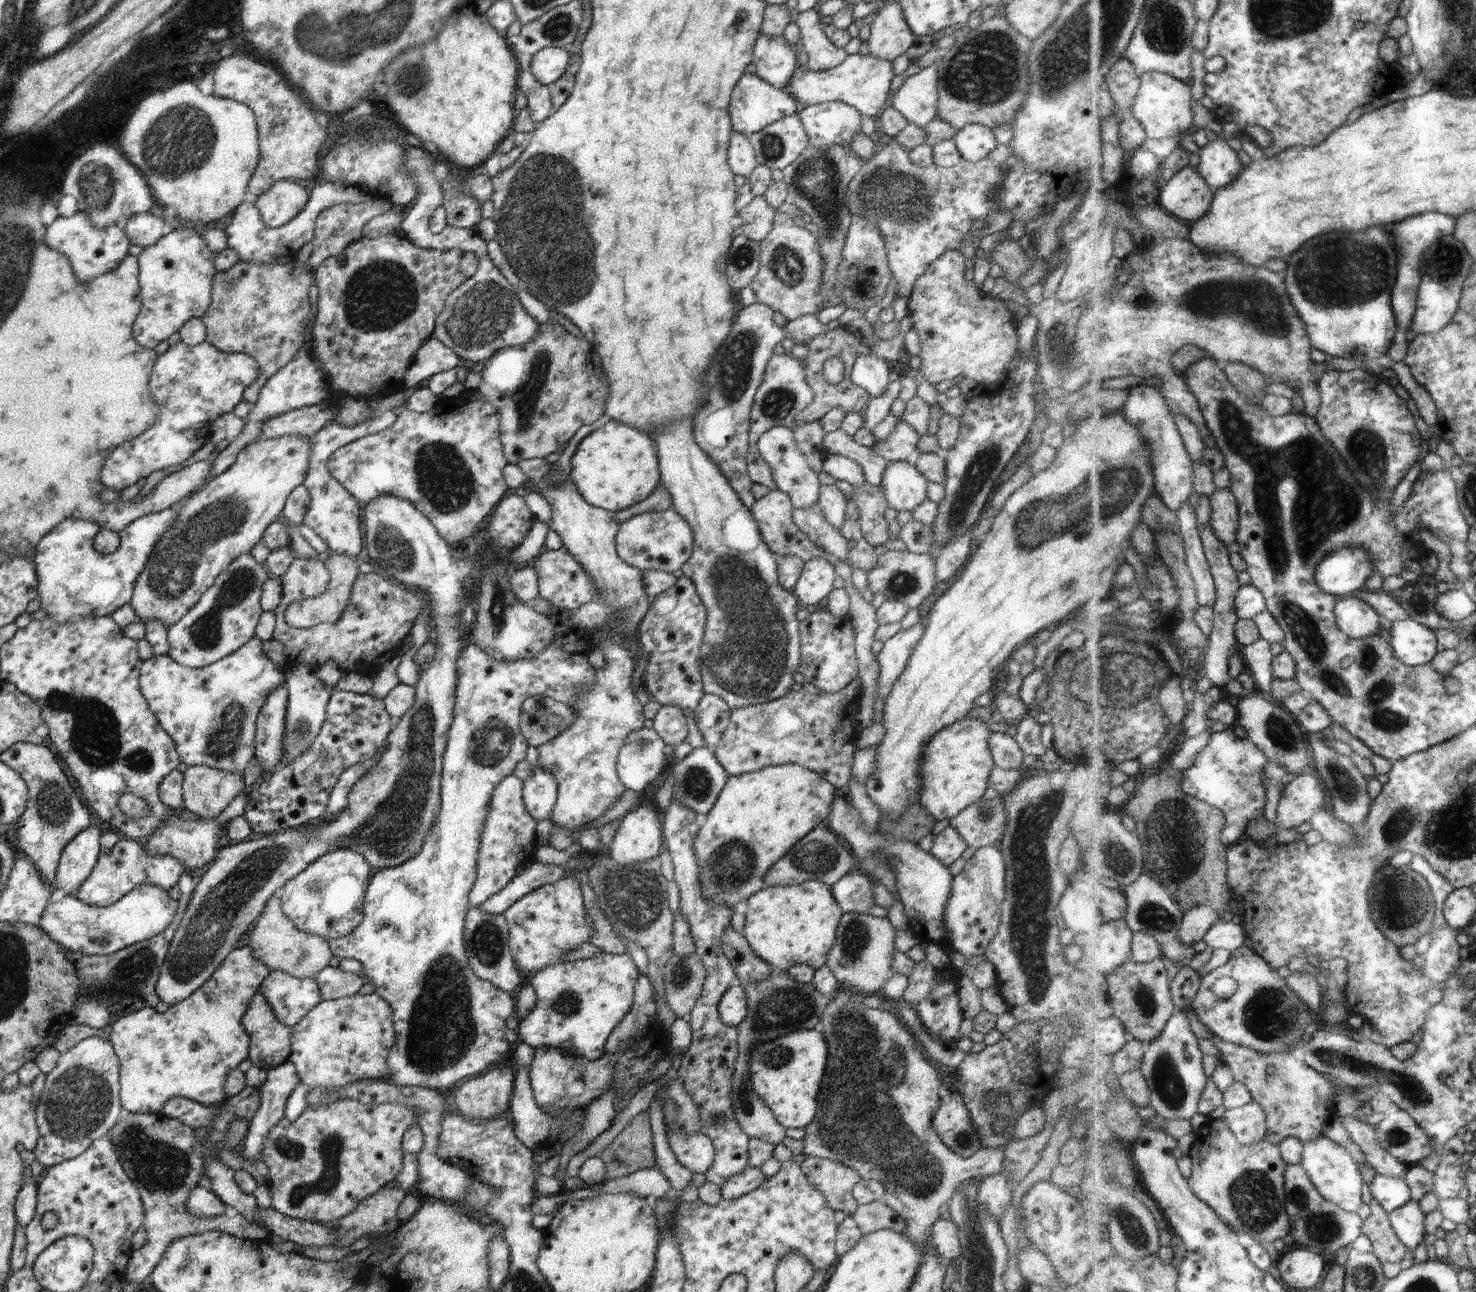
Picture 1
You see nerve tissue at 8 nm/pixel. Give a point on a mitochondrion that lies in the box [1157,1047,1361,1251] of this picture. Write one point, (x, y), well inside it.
(1253, 1198)

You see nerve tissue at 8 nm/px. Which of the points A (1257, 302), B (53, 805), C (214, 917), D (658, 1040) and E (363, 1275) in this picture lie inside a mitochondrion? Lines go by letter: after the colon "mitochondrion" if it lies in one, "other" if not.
A: mitochondrion
B: mitochondrion
C: mitochondrion
D: other
E: other

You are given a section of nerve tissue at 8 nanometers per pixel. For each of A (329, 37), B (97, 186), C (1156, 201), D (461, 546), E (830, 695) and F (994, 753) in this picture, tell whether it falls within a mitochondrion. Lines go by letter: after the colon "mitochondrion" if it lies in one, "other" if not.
A: mitochondrion
B: mitochondrion
C: other
D: other
E: other
F: other

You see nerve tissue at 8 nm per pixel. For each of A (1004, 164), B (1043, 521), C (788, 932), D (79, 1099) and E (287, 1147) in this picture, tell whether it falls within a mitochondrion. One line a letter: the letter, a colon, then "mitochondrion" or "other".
A: other
B: mitochondrion
C: other
D: mitochondrion
E: mitochondrion

